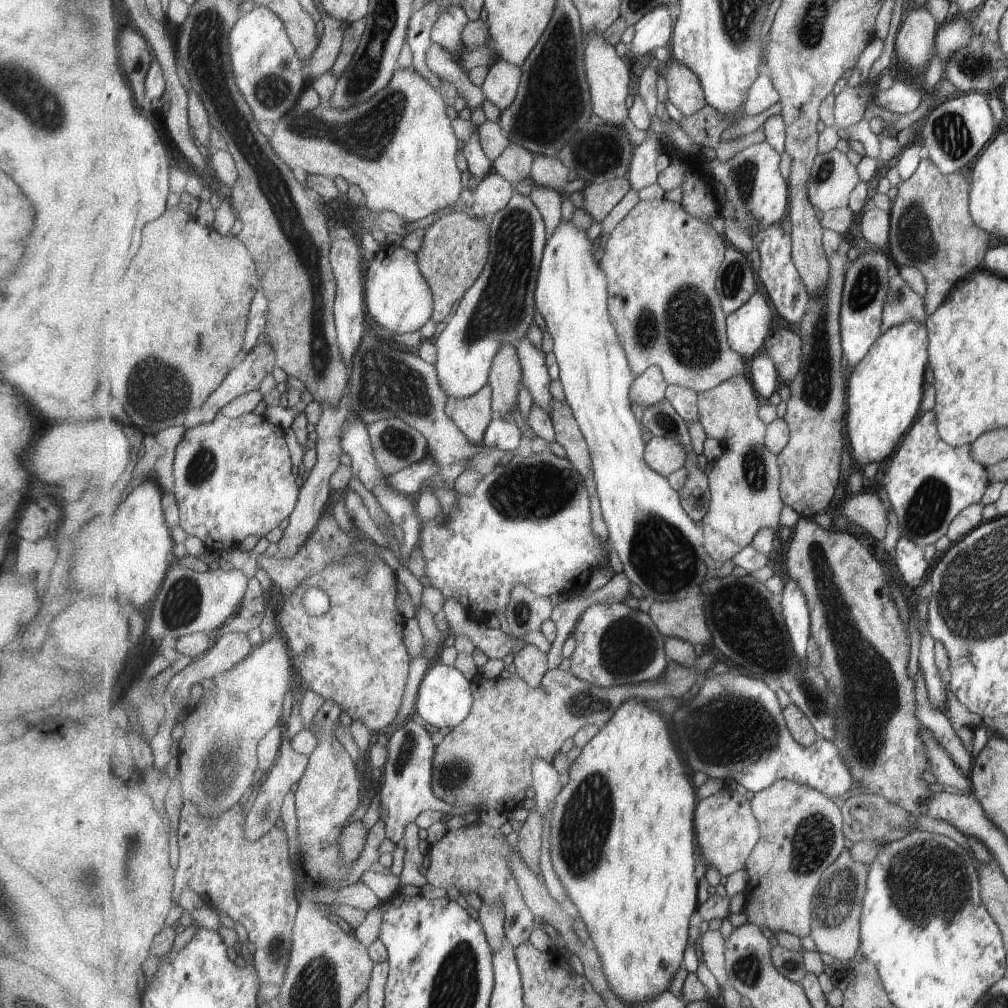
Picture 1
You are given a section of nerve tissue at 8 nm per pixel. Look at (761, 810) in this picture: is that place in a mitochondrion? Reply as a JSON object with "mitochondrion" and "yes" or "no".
{"mitochondrion":"no"}

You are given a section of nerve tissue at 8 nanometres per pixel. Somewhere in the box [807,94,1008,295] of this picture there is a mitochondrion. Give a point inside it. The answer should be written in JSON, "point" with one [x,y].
{"point":[914,237]}

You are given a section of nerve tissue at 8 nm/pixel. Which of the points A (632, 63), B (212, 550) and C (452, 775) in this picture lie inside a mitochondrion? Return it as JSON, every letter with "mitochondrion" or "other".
{"A":"other","B":"other","C":"mitochondrion"}

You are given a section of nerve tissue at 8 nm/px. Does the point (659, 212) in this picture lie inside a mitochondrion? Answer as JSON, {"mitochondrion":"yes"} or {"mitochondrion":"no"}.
{"mitochondrion":"no"}

